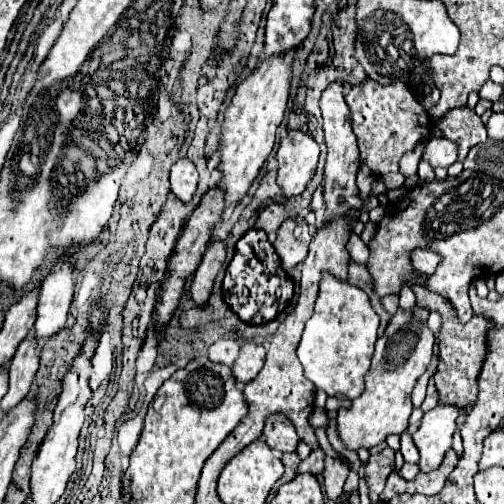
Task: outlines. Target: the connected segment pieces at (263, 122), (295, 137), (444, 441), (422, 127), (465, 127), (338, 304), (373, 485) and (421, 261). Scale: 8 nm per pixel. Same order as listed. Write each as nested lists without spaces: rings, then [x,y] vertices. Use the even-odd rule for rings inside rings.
[[[290,52],[286,56],[270,56],[260,62],[260,66],[238,84],[236,94],[232,96],[230,108],[224,114],[222,130],[220,130],[220,162],[218,170],[222,178],[218,180],[218,188],[224,192],[224,204],[230,208],[232,204],[242,202],[248,194],[254,178],[258,176],[262,164],[274,148],[276,128],[280,126],[286,110],[288,88],[290,88],[290,70],[292,70]]]
[[[290,130],[278,146],[278,186],[286,198],[298,196],[306,190],[314,176],[320,156],[320,146],[316,140],[300,130]]]
[[[438,404],[434,410],[424,414],[422,426],[412,436],[420,452],[418,466],[422,472],[436,470],[444,454],[452,448],[452,436],[456,432],[458,414],[460,408],[452,408],[450,404]]]
[[[368,78],[366,82],[350,88],[346,102],[350,108],[352,130],[360,148],[360,160],[368,164],[376,176],[398,172],[398,160],[402,154],[414,150],[420,140],[430,136],[432,120],[422,108],[418,96],[404,82],[378,84]]]
[[[454,108],[436,126],[444,132],[444,136],[458,144],[458,160],[462,162],[468,150],[488,138],[486,126],[482,124],[480,116],[470,108]]]
[[[326,272],[322,276],[314,314],[306,322],[298,344],[298,360],[304,366],[304,376],[328,396],[340,394],[348,400],[360,396],[364,392],[364,374],[368,372],[374,354],[378,324],[380,318],[372,310],[366,292],[348,282],[340,282]]]
[[[386,446],[382,452],[370,454],[370,460],[366,464],[368,488],[380,494],[384,490],[388,474],[392,472],[392,466],[394,466],[394,450],[392,448]]]
[[[418,248],[418,250],[412,252],[412,264],[418,270],[424,270],[428,274],[434,274],[436,272],[436,266],[440,264],[440,254],[434,254],[428,248]]]

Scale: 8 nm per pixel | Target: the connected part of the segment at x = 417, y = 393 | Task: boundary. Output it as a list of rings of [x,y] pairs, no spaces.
[[[427,370],[422,376],[420,376],[420,380],[416,382],[416,386],[414,386],[414,392],[412,392],[412,402],[414,402],[414,408],[418,408],[422,402],[424,402],[424,396],[426,396],[426,386],[428,386],[429,380],[433,376],[432,370]]]

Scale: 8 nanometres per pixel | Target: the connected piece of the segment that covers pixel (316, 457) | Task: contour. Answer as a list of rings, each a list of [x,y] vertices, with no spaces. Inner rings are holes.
[[[322,448],[310,452],[310,456],[306,460],[302,460],[300,466],[298,466],[298,474],[308,472],[312,476],[322,476],[322,470],[324,470],[324,452],[322,452]]]

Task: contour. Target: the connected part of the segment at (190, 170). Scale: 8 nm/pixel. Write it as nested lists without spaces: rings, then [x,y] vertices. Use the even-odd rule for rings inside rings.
[[[188,158],[178,160],[170,168],[170,188],[182,202],[192,200],[196,192],[196,182],[198,182],[198,170]]]

